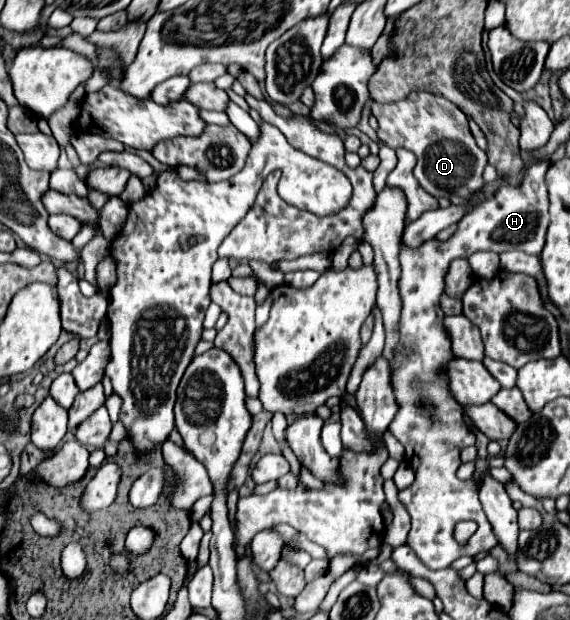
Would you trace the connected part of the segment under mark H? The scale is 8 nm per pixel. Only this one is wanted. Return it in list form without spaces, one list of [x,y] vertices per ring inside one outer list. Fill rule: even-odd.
[[[547,162],[529,166],[521,188],[501,184],[491,198],[473,206],[459,220],[457,230],[449,240],[437,242],[433,238],[417,250],[401,246],[401,340],[395,350],[395,358],[389,362],[393,390],[401,408],[391,422],[389,432],[405,446],[405,460],[415,468],[415,482],[409,488],[399,490],[399,500],[405,504],[411,516],[407,546],[411,546],[423,564],[433,570],[449,568],[453,560],[465,554],[475,556],[479,552],[489,552],[499,544],[477,498],[479,484],[473,480],[463,482],[455,478],[455,472],[461,464],[459,452],[467,444],[475,444],[475,436],[467,430],[463,410],[451,398],[445,374],[441,372],[441,366],[453,358],[451,342],[443,330],[443,312],[439,308],[439,296],[445,288],[445,272],[451,260],[461,256],[469,258],[477,250],[491,250],[497,254],[507,250],[521,250],[537,256],[541,254],[549,226],[549,198],[545,186],[547,168]],[[419,398],[429,398],[429,402],[435,402],[433,418],[419,414]],[[461,520],[473,520],[479,526],[467,546],[461,546],[453,536],[455,524]]]

